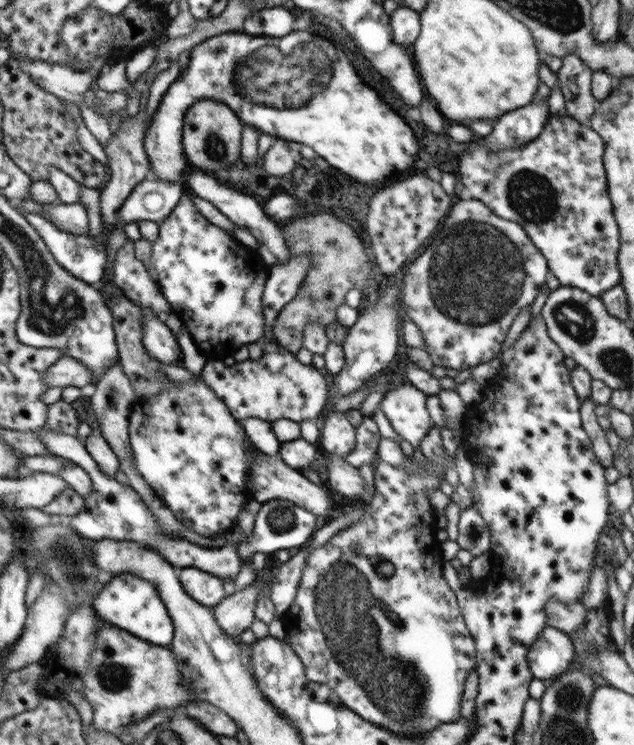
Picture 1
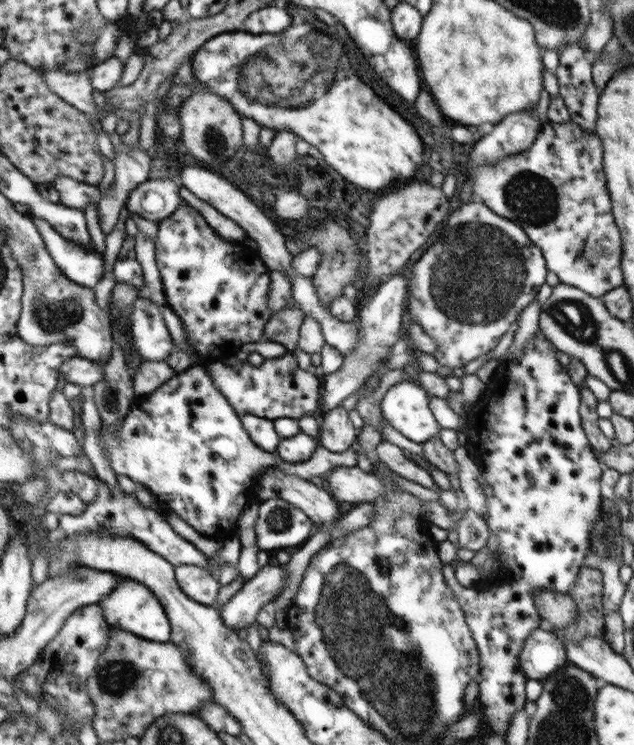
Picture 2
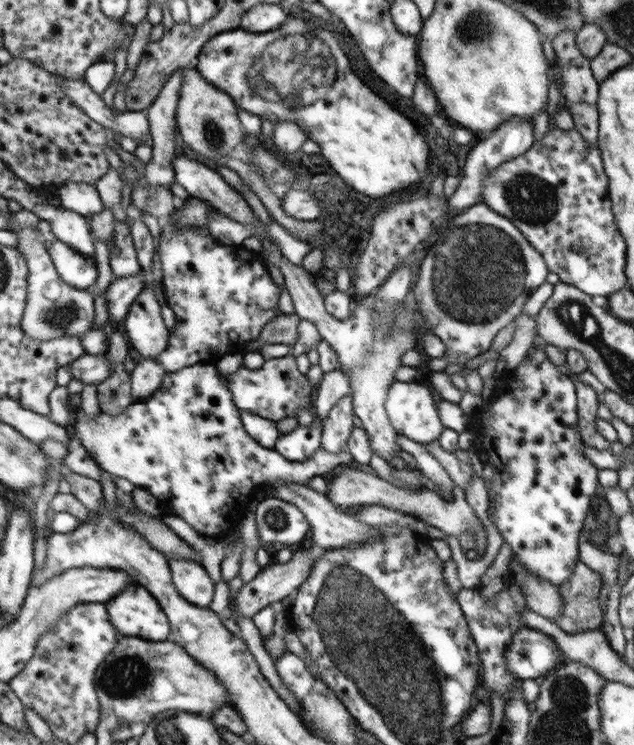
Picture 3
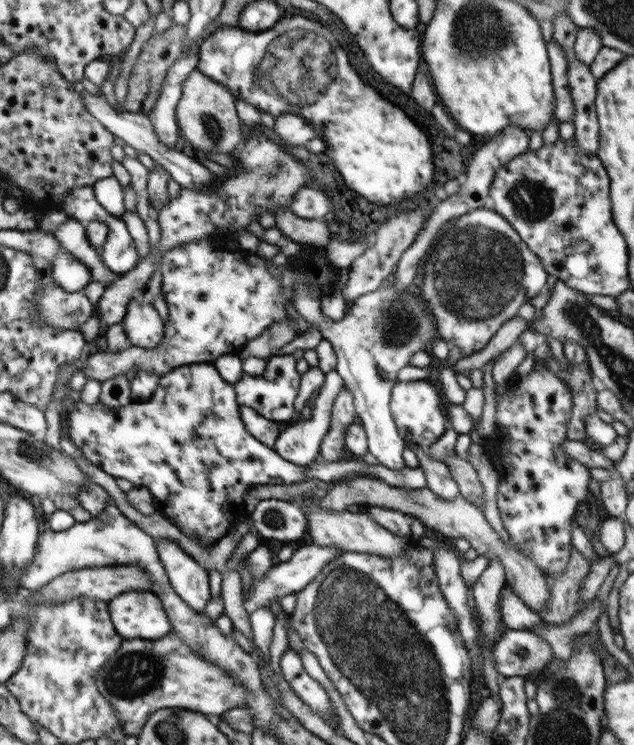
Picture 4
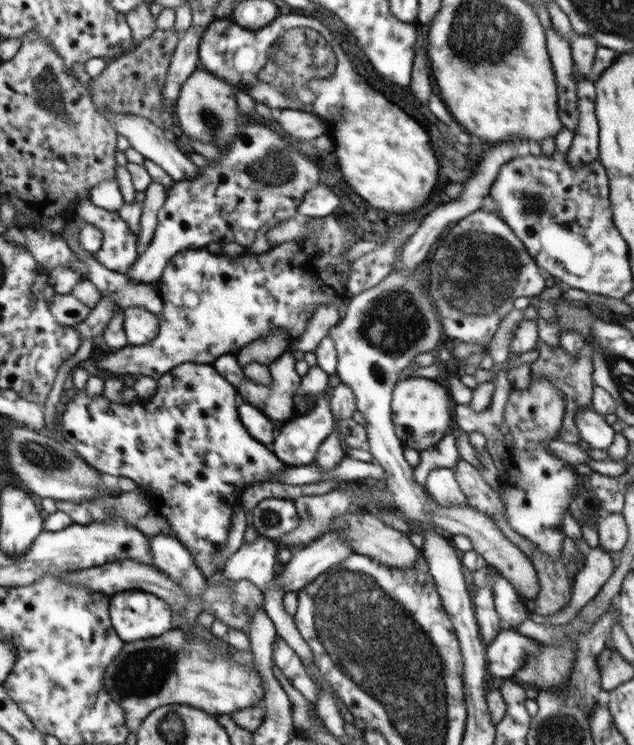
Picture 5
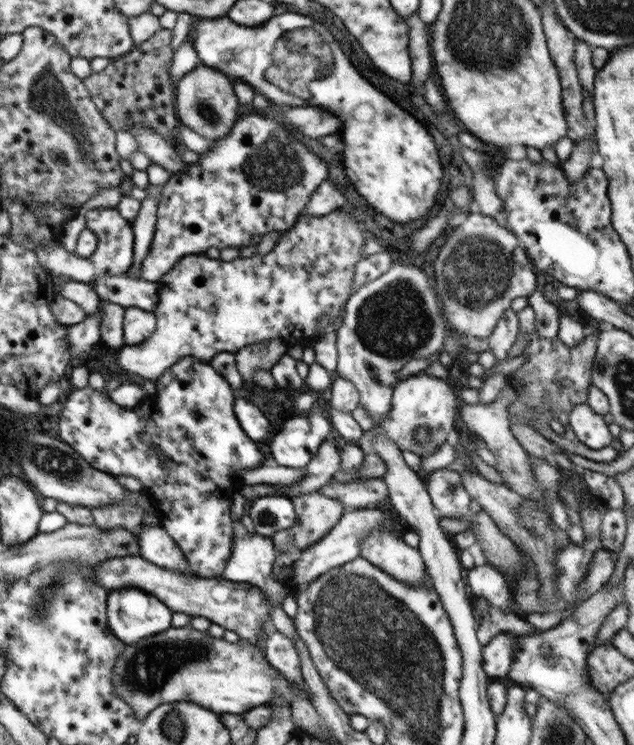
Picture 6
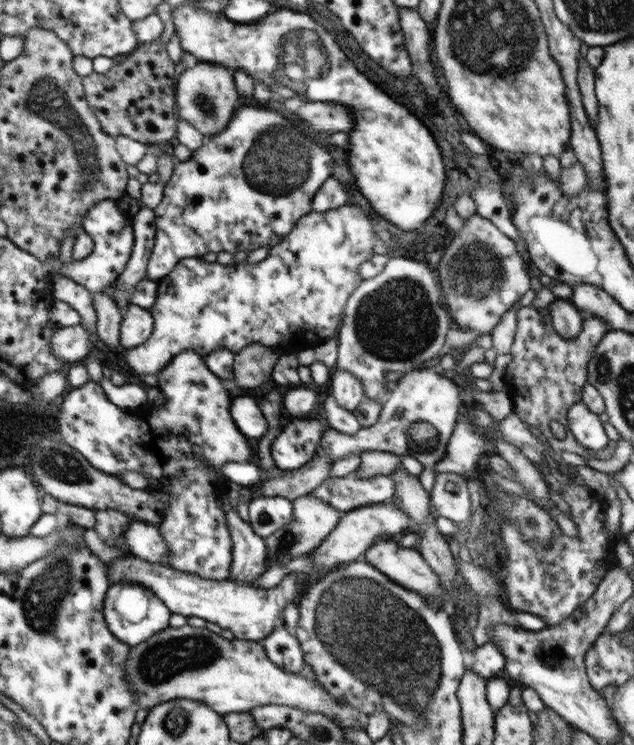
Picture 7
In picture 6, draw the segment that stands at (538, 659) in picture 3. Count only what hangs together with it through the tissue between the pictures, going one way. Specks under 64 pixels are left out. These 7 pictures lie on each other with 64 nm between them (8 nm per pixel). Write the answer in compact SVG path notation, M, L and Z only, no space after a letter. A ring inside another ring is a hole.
M498 633L483 651L483 669L491 678L507 676L514 660L514 635Z

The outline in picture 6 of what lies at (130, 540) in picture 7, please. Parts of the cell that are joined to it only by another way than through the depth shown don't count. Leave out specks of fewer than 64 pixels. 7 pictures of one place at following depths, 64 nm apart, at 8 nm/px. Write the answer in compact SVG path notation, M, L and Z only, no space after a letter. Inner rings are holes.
M141 526L139 532L134 532L139 540L140 544L140 557L146 559L152 564L156 564L160 567L169 568L170 570L177 570L187 576L193 576L193 572L190 570L188 561L186 560L183 550L176 544L176 541L159 526Z

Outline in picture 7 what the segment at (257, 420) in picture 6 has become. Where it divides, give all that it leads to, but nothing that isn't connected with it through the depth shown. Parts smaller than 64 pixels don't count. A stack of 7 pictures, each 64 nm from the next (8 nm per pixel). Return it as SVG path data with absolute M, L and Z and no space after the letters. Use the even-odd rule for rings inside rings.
M248 396L233 397L230 404L230 416L236 426L248 440L259 440L268 431L266 417L263 416L256 400Z

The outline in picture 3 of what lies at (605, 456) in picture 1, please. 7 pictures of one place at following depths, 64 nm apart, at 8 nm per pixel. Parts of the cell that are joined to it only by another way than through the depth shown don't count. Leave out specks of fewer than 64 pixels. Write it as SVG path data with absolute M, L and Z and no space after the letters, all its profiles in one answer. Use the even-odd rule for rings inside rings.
M578 378L574 381L576 388L577 406L576 414L578 416L578 434L582 438L584 445L596 448L597 450L607 450L610 443L606 442L598 432L596 432L597 410L599 402L597 393L588 385L579 382Z

